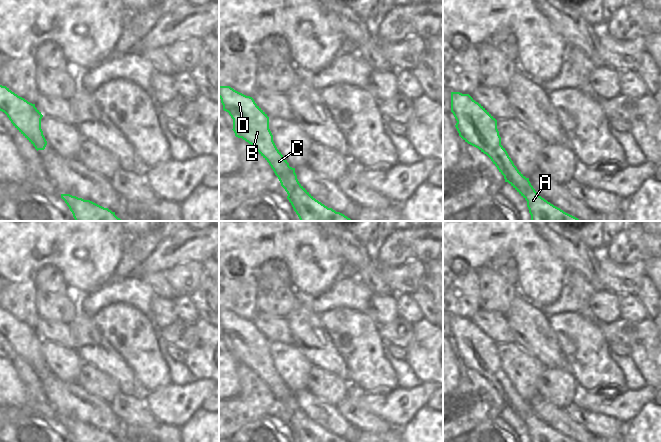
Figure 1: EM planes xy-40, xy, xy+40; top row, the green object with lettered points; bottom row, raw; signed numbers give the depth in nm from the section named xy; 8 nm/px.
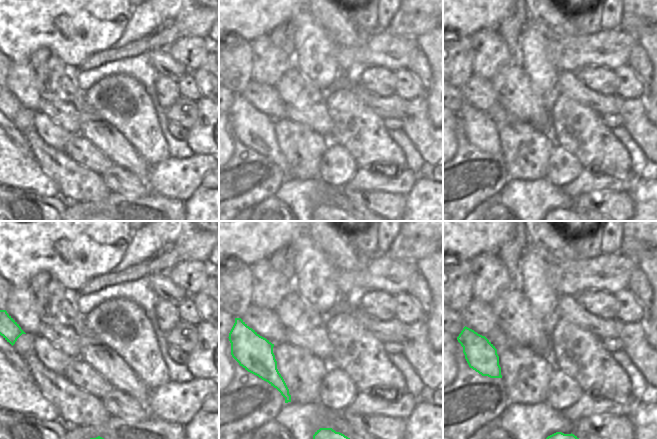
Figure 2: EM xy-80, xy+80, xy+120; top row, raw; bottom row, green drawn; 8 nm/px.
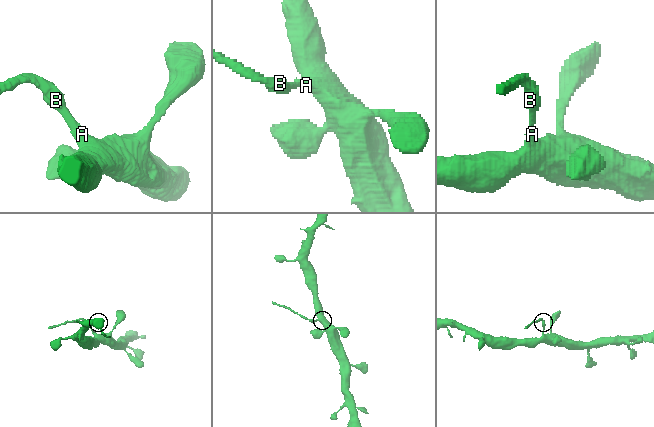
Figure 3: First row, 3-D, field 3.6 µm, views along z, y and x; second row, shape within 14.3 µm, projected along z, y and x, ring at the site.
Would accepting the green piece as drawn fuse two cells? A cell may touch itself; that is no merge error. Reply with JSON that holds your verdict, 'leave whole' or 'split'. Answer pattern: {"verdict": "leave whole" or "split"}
{"verdict": "split"}

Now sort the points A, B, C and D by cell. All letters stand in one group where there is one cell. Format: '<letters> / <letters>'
A / B C D

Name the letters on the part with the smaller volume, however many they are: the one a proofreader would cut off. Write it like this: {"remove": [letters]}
{"remove": ["B", "C", "D"]}

